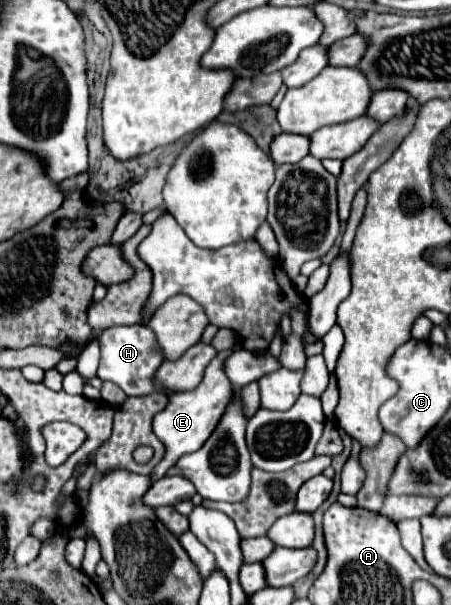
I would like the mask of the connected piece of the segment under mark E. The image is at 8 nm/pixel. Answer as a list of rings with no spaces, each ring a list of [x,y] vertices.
[[[233,350],[221,352],[207,368],[203,374],[201,384],[195,390],[189,392],[177,392],[169,396],[169,404],[165,410],[157,412],[153,418],[153,434],[163,442],[165,446],[165,456],[163,460],[155,466],[151,480],[159,480],[167,474],[167,470],[179,460],[179,456],[189,454],[199,450],[205,440],[211,436],[215,430],[215,424],[219,422],[219,416],[223,416],[223,408],[227,408],[227,400],[231,400],[231,382],[223,372],[223,360],[231,354]]]

